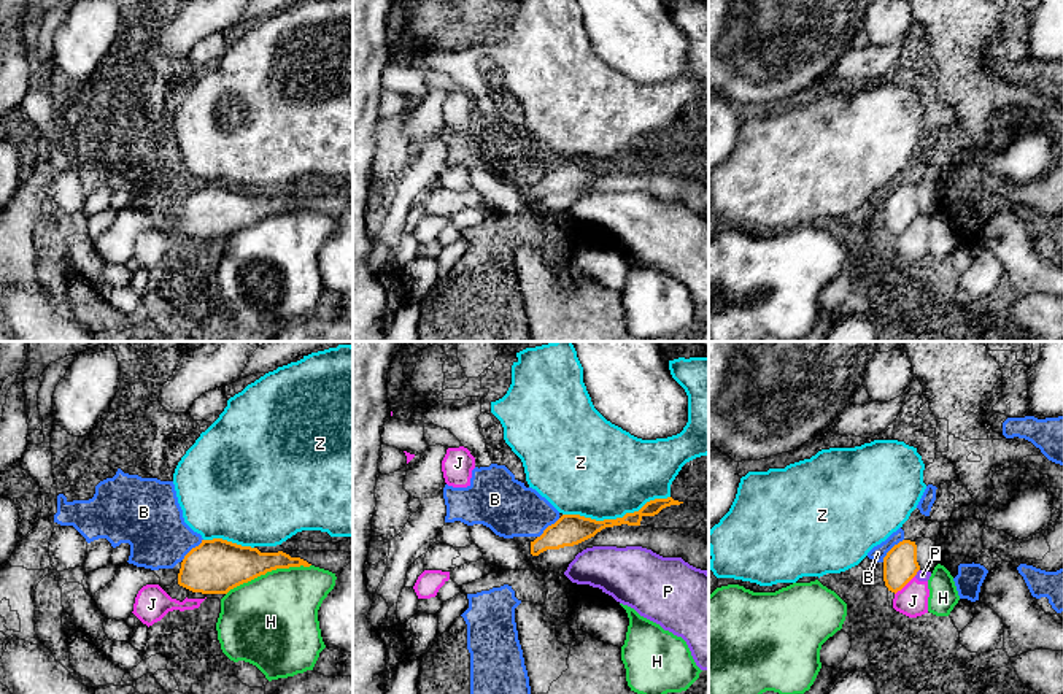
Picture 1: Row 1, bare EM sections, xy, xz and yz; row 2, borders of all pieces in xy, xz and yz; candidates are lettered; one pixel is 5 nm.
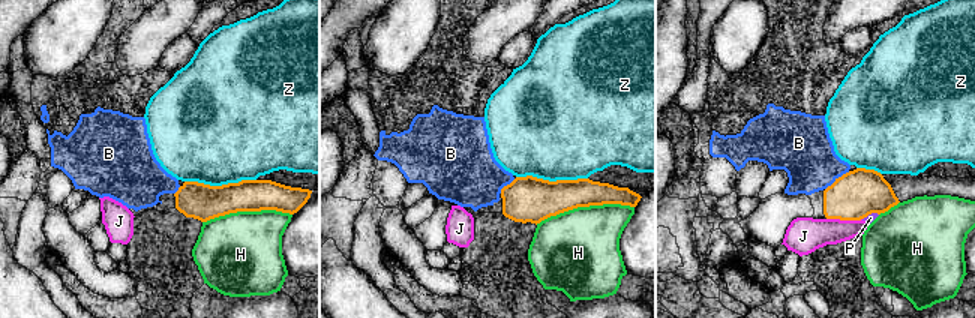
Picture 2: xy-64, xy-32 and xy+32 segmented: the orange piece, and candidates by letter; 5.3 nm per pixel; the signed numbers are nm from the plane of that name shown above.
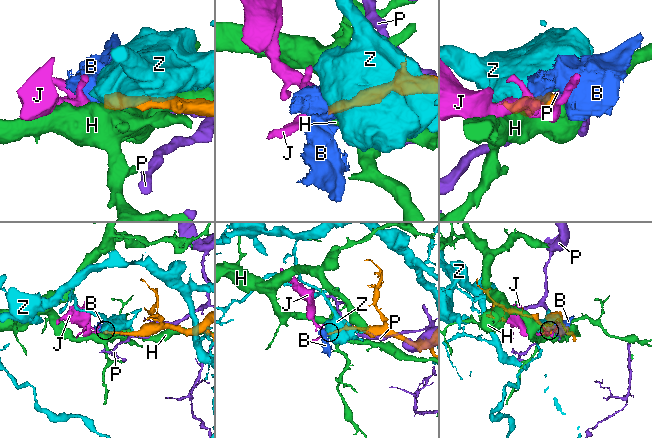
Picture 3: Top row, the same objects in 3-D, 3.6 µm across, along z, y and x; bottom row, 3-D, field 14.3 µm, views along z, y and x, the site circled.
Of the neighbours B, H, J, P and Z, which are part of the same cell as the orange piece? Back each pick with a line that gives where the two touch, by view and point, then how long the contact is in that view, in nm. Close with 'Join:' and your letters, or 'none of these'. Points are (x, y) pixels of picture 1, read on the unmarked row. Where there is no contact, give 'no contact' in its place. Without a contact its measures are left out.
J: yz (904, 229) | 140 nm
Join: J

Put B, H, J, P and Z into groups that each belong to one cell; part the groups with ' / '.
B / H / J / P / Z

